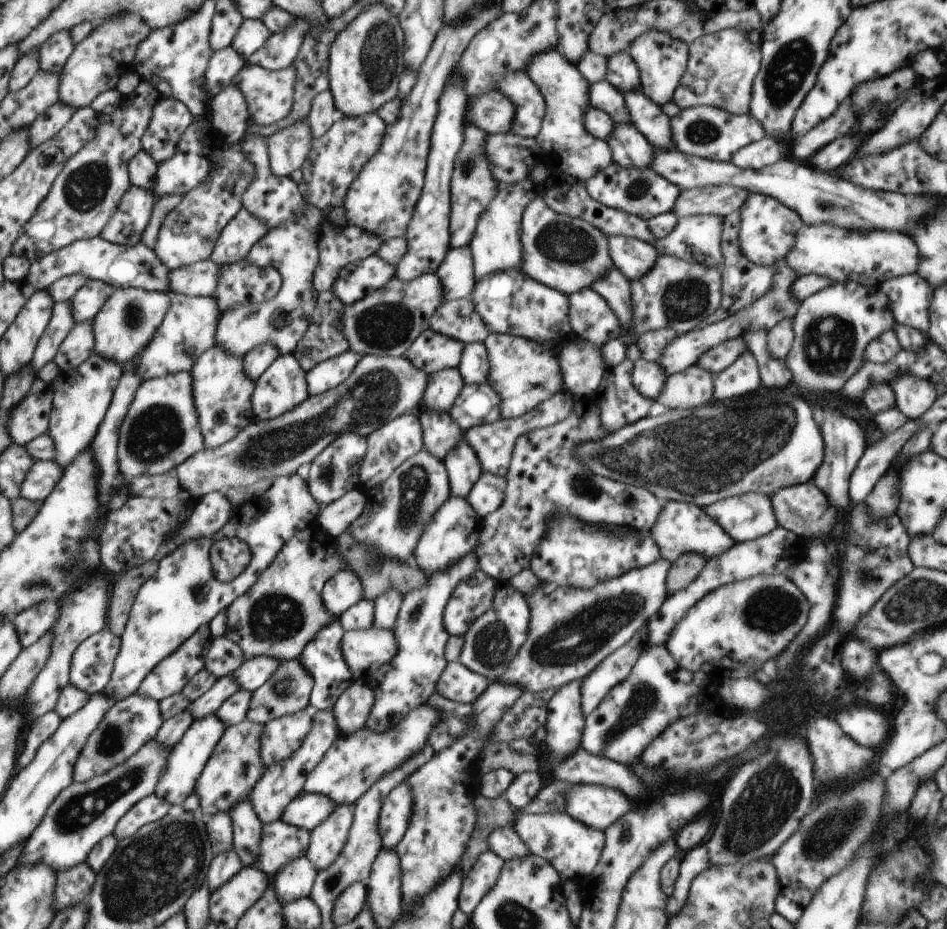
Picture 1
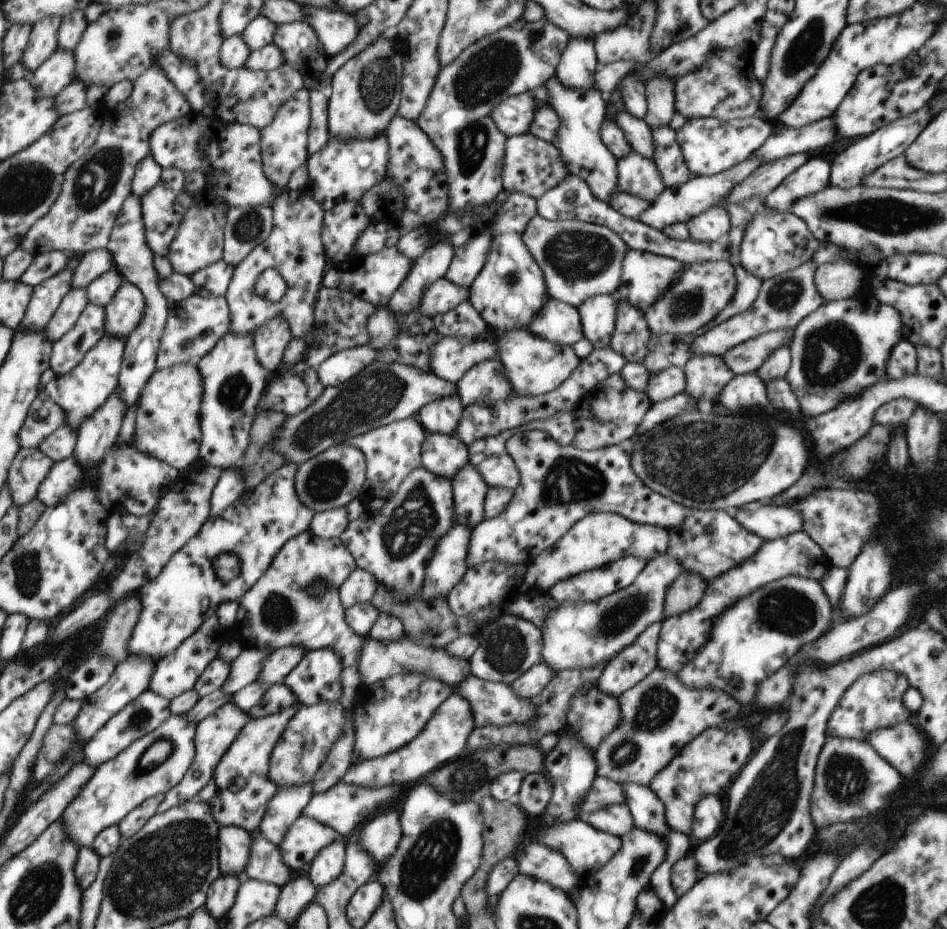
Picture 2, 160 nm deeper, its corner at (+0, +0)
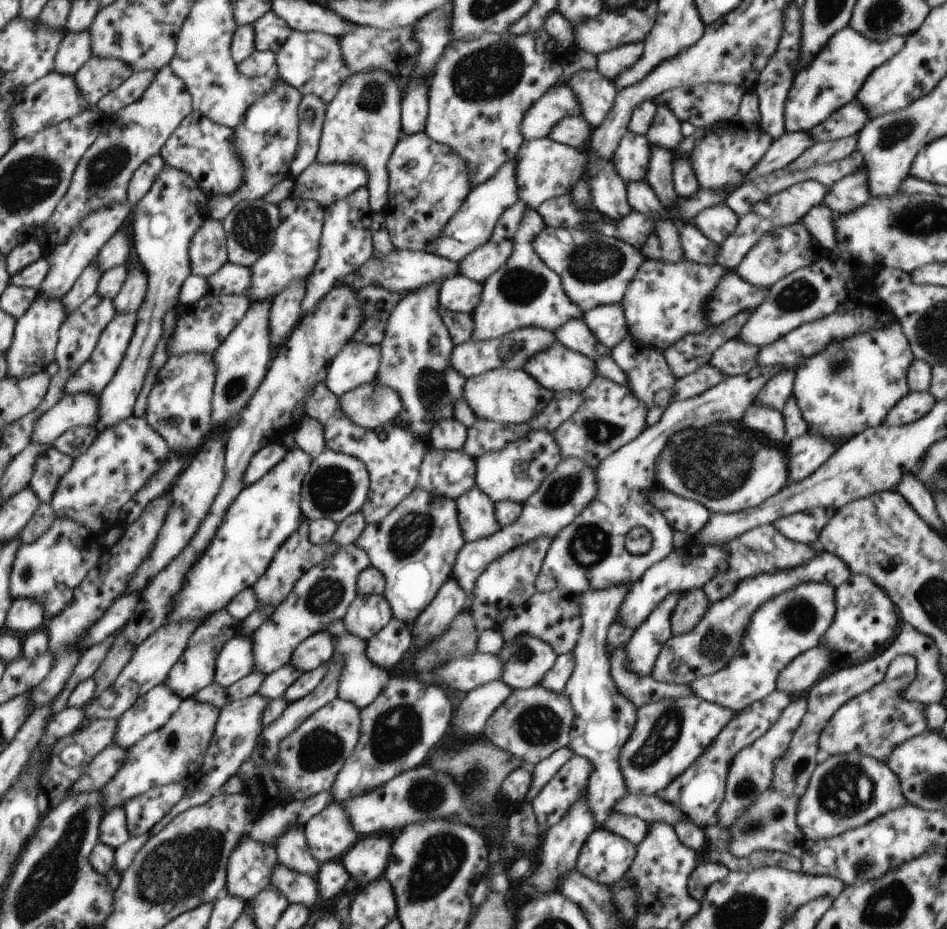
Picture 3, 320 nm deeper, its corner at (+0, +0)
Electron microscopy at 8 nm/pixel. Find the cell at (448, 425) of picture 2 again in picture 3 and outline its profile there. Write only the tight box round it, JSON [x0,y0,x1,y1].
[427,419,468,451]

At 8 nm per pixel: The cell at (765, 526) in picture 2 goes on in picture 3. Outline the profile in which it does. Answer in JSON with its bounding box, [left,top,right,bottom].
[772,508,836,545]

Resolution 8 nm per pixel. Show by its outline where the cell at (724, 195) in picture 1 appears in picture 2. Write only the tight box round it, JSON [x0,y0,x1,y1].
[724,153,812,208]

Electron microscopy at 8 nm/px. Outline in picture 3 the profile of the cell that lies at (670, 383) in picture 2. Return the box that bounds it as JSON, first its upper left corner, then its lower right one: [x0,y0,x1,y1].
[673,365,728,401]

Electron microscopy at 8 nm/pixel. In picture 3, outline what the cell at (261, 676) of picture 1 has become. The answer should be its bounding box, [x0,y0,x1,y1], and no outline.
[290,631,334,672]

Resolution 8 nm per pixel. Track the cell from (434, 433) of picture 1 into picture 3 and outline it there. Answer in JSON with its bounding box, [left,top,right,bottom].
[417,447,476,502]

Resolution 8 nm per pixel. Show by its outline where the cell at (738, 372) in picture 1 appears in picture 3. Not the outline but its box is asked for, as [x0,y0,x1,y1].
[744,403,786,444]

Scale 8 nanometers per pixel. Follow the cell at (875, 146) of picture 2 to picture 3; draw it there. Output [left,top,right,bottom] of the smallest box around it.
[825,168,871,215]

